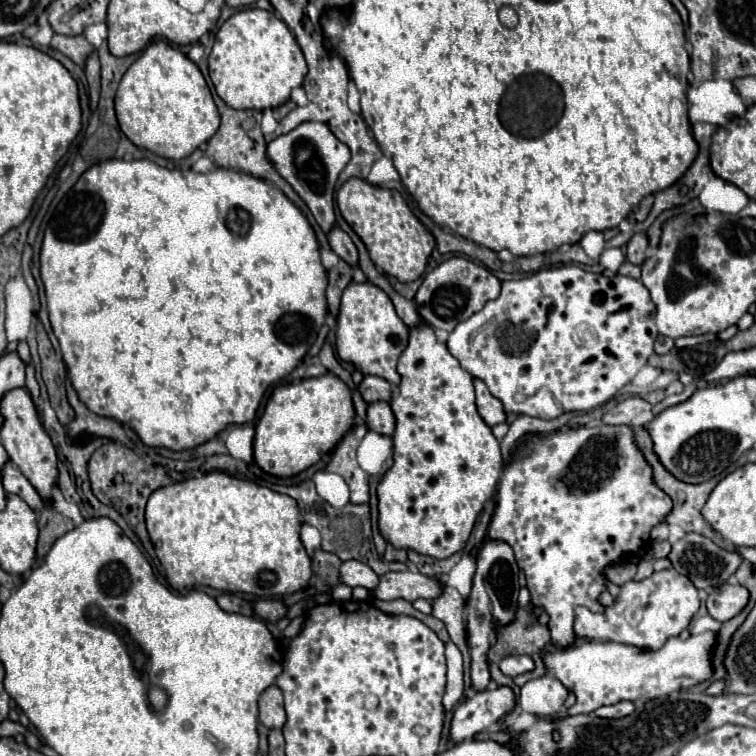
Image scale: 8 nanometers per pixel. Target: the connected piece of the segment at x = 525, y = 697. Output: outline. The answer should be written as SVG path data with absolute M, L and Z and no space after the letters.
M544 675L524 685L520 689L518 701L526 713L532 713L538 717L552 717L562 709L566 697L568 697L568 691L556 677Z

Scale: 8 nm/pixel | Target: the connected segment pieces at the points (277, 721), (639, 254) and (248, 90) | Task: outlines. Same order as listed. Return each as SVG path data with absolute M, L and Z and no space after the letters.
M270 685L258 701L258 719L264 723L268 729L280 729L286 721L284 713L284 703L282 703L282 693L276 685Z
M634 235L628 245L626 245L626 257L630 263L634 265L640 265L644 259L646 259L646 249L648 249L648 239L646 235Z
M244 9L234 13L216 33L216 41L210 53L210 79L218 97L232 109L274 109L290 99L290 91L300 87L308 73L304 55L290 33L288 25L274 13L264 9Z

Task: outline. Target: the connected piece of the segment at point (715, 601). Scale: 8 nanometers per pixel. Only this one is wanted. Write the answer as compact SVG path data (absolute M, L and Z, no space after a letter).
M724 583L708 593L706 607L716 621L728 621L748 603L748 591L740 583Z

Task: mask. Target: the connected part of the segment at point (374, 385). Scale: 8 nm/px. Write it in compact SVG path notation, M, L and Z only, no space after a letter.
M364 375L362 383L358 385L358 391L366 403L372 401L390 401L390 383L384 381L382 377L374 375Z

